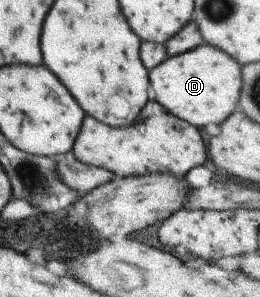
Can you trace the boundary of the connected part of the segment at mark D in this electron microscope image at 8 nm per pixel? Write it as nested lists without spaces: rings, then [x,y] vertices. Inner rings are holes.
[[[201,43],[181,55],[173,55],[149,71],[149,89],[155,103],[159,103],[173,117],[187,121],[195,129],[212,123],[219,125],[237,109],[242,84],[242,66],[229,54]]]

